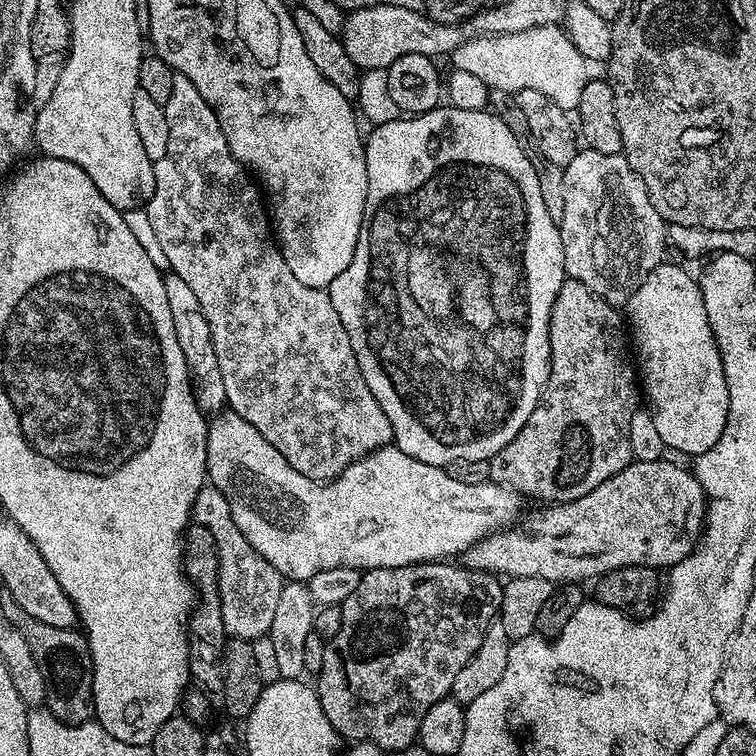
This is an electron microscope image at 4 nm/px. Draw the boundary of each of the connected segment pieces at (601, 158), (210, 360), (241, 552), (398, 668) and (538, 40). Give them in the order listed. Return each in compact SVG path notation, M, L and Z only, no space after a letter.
M585 147L583 150L577 151L576 157L563 169L564 185L566 186L566 194L563 195L563 200L565 200L566 206L562 209L562 218L558 223L560 225L562 258L564 259L564 270L567 279L582 282L582 286L586 286L586 290L598 294L598 298L602 298L607 304L613 306L627 305L628 300L634 294L634 290L638 290L638 286L642 286L642 282L648 277L650 270L657 268L665 259L666 222L660 217L658 210L654 210L654 202L650 202L650 194L646 194L646 186L642 182L642 178L638 178L636 171L628 164L627 156L623 154L619 156L614 154L598 154L598 150Z
M165 275L164 285L166 302L170 302L170 318L174 318L174 334L178 338L178 346L182 346L182 358L186 358L196 404L205 414L219 414L225 411L228 399L226 382L222 382L222 370L218 366L218 354L214 354L214 342L210 338L210 322L206 322L206 314L202 314L202 306L198 306L194 290L190 290L180 276Z
M205 483L192 507L192 520L206 526L210 534L218 542L218 586L222 602L222 622L229 637L237 640L254 641L260 636L267 636L270 622L274 622L274 610L278 603L278 594L282 594L285 581L278 570L246 542L246 534L238 530L234 522L234 514L230 514L230 502L226 502L226 494L213 484Z
M433 562L431 564L398 566L397 568L369 568L361 575L358 590L354 590L354 594L350 594L350 598L346 598L340 605L342 630L338 630L338 634L334 634L334 638L327 641L322 670L315 677L314 687L322 702L322 710L326 714L326 718L330 718L330 726L334 726L336 733L345 741L377 744L388 754L413 747L420 735L420 723L426 710L430 710L430 706L434 706L434 702L445 699L451 693L454 678L458 678L462 666L466 666L466 662L470 662L470 658L474 658L478 646L482 646L482 638L486 634L489 624L497 619L504 589L501 581L493 573L475 572L473 568L457 564L456 562Z
M555 24L538 26L507 36L473 36L450 53L452 68L474 74L490 90L515 94L522 90L538 90L546 98L554 98L558 106L574 110L582 90L590 78L590 63L578 52L563 27Z

